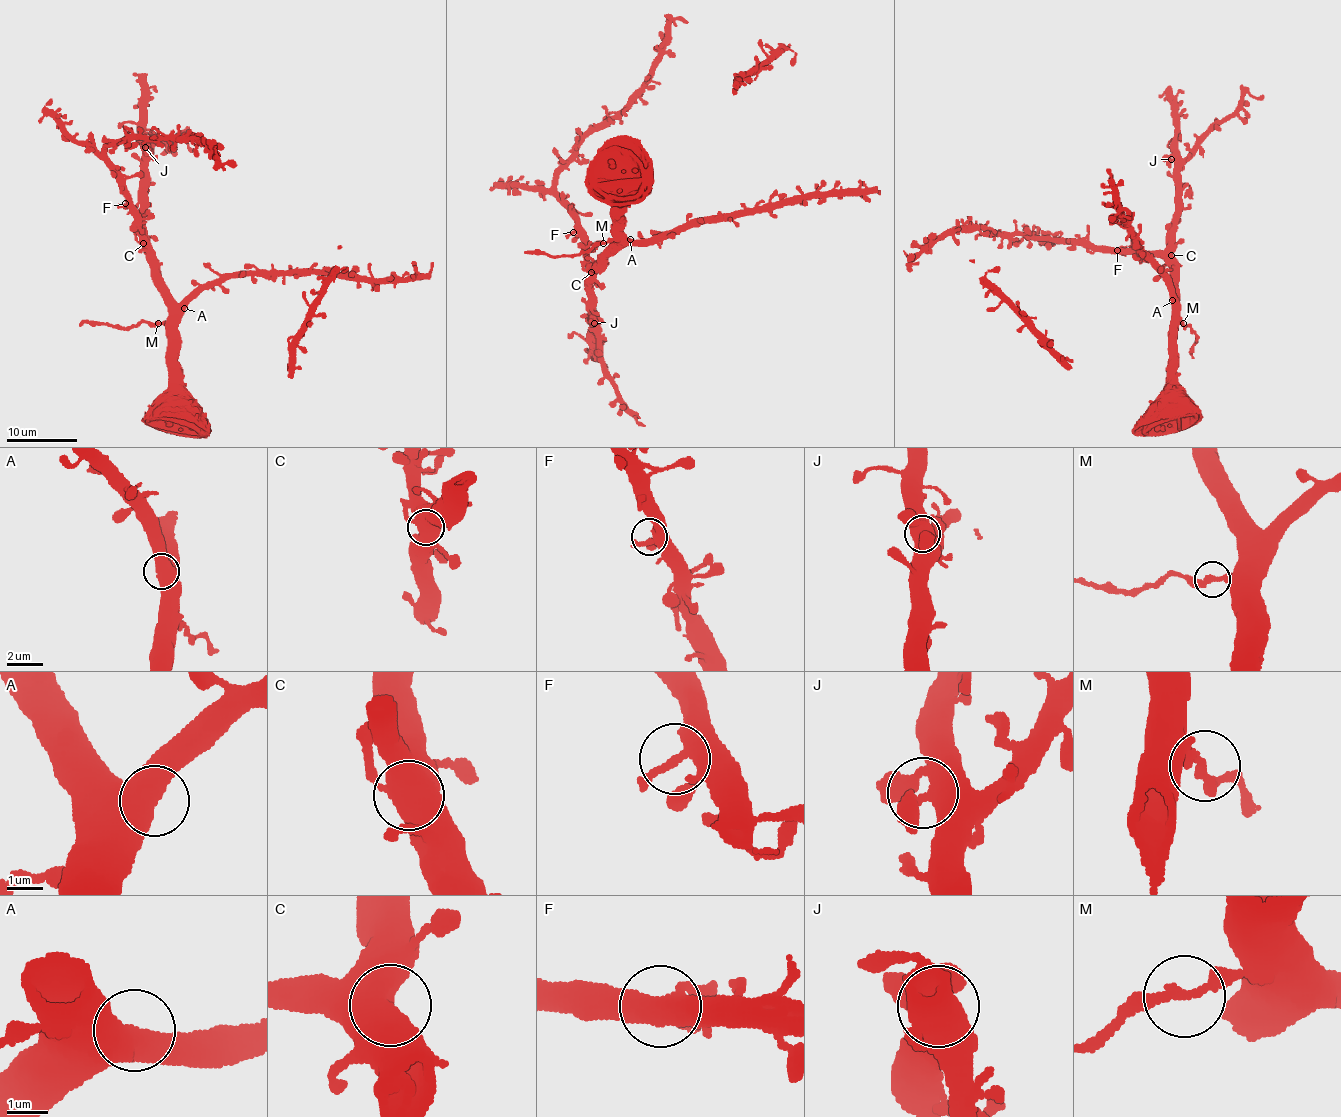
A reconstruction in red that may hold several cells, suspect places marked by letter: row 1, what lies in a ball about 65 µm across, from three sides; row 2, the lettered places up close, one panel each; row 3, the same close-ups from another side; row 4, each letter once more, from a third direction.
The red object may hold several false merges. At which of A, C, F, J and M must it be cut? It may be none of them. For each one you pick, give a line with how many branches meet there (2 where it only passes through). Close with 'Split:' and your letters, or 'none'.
M: branches 2
Split: M

